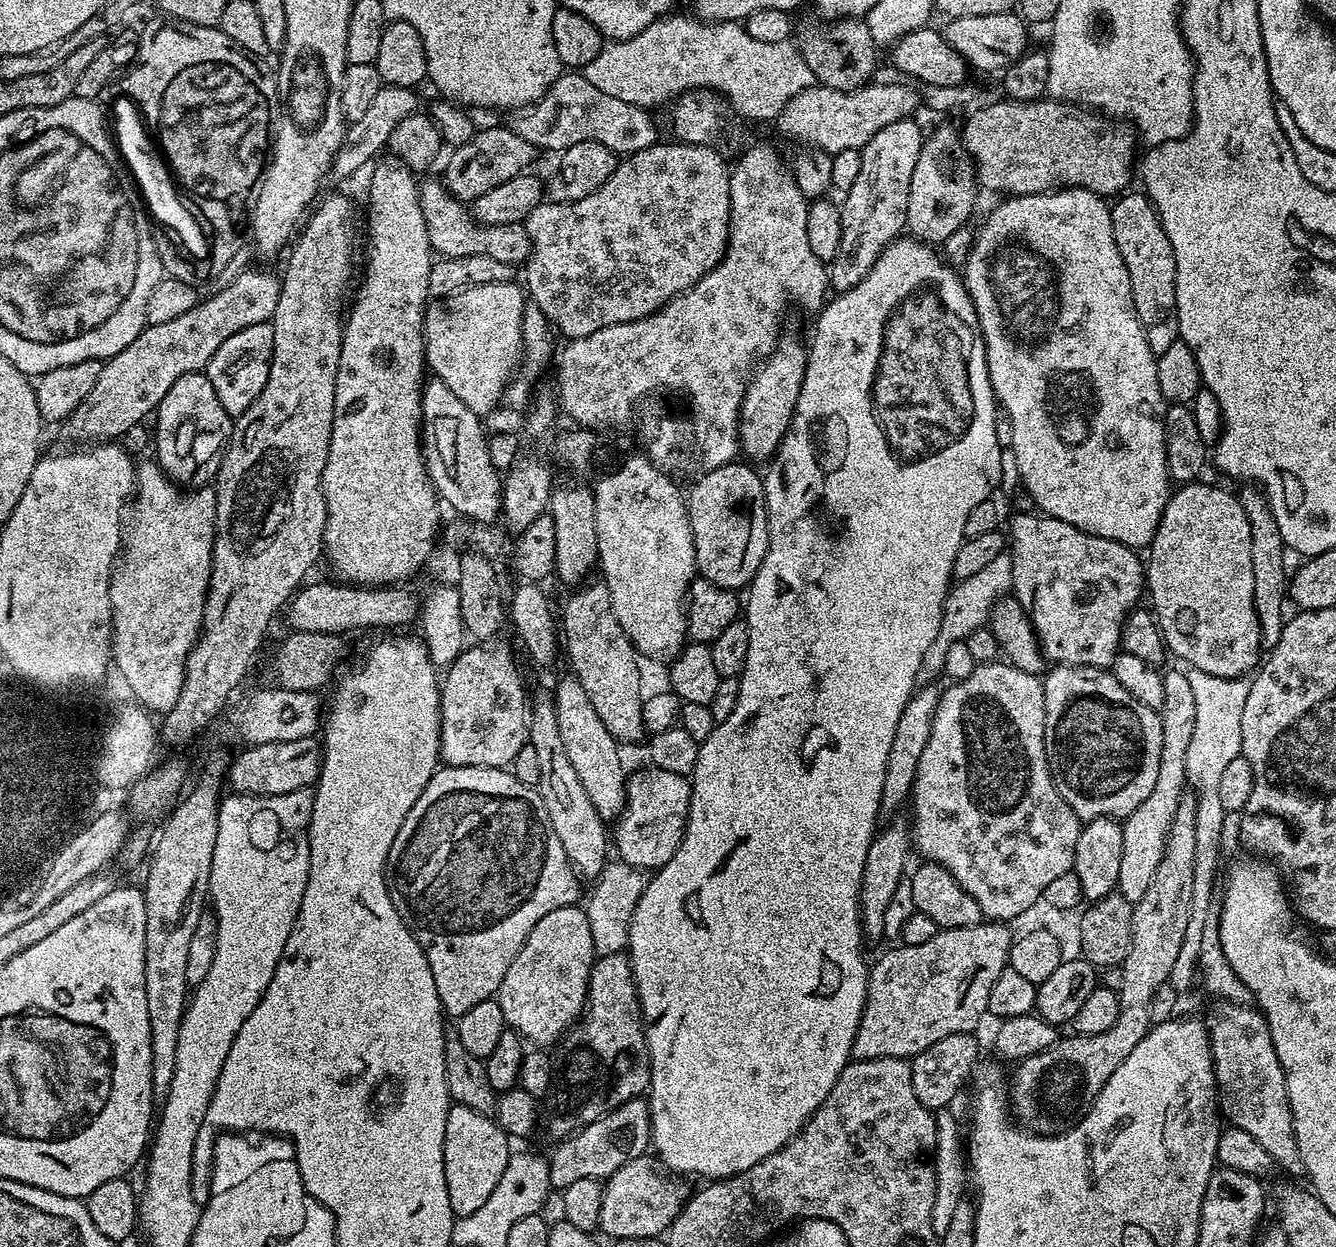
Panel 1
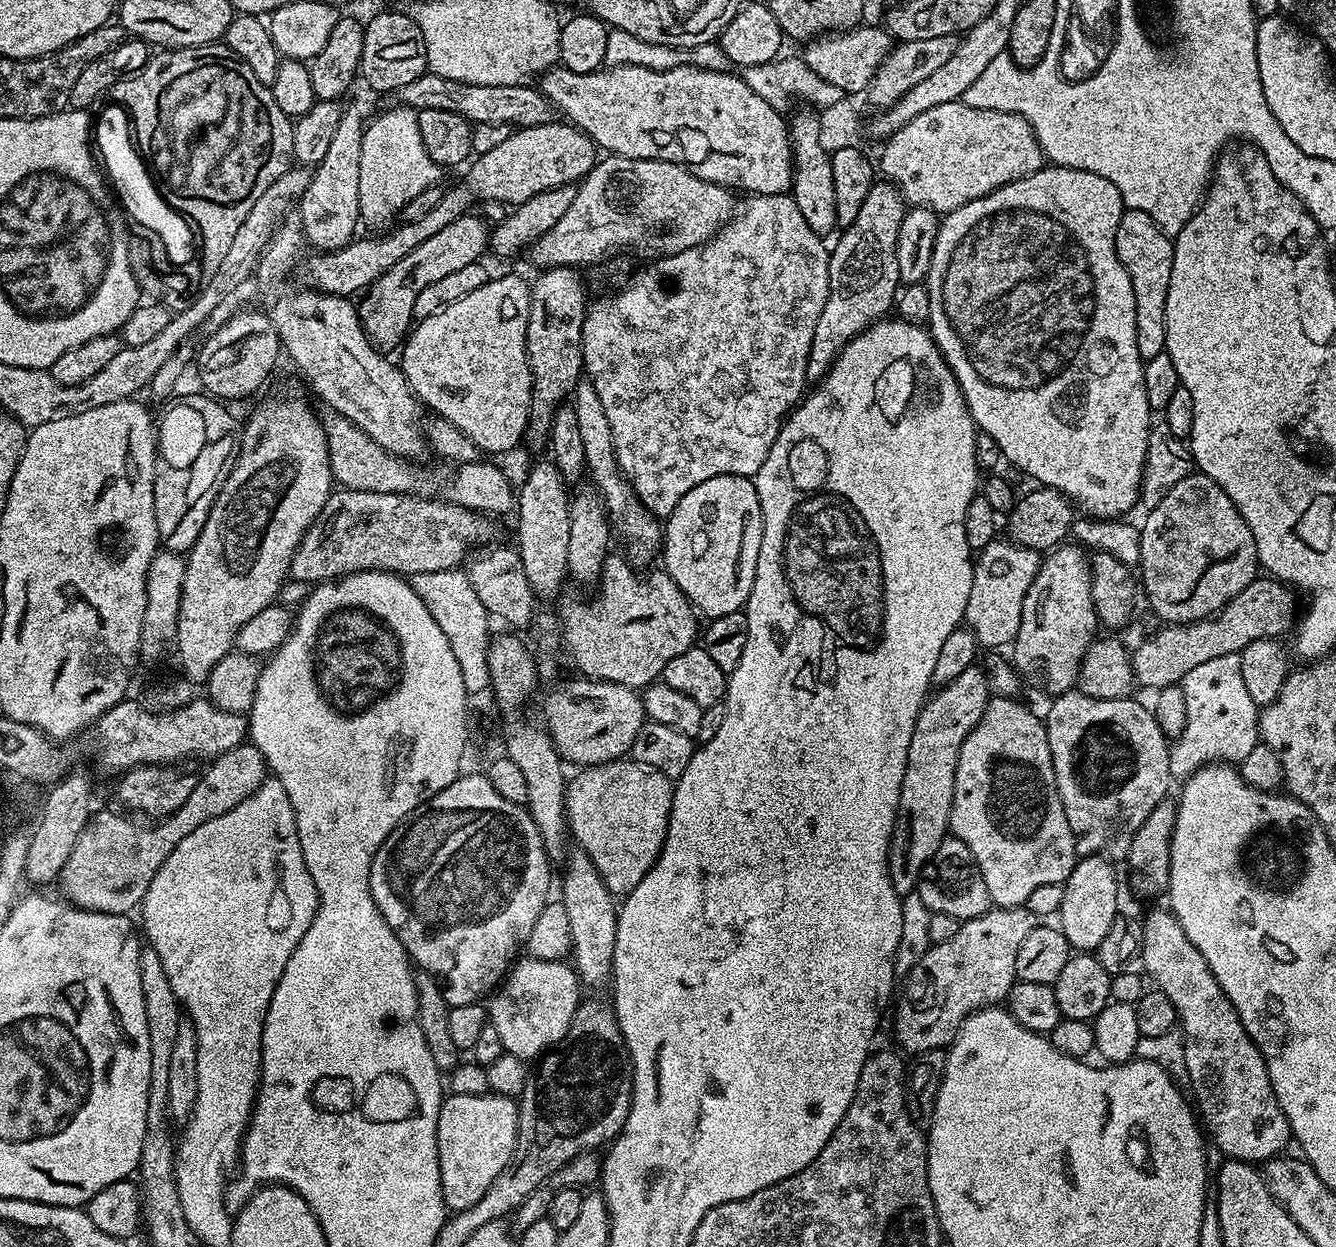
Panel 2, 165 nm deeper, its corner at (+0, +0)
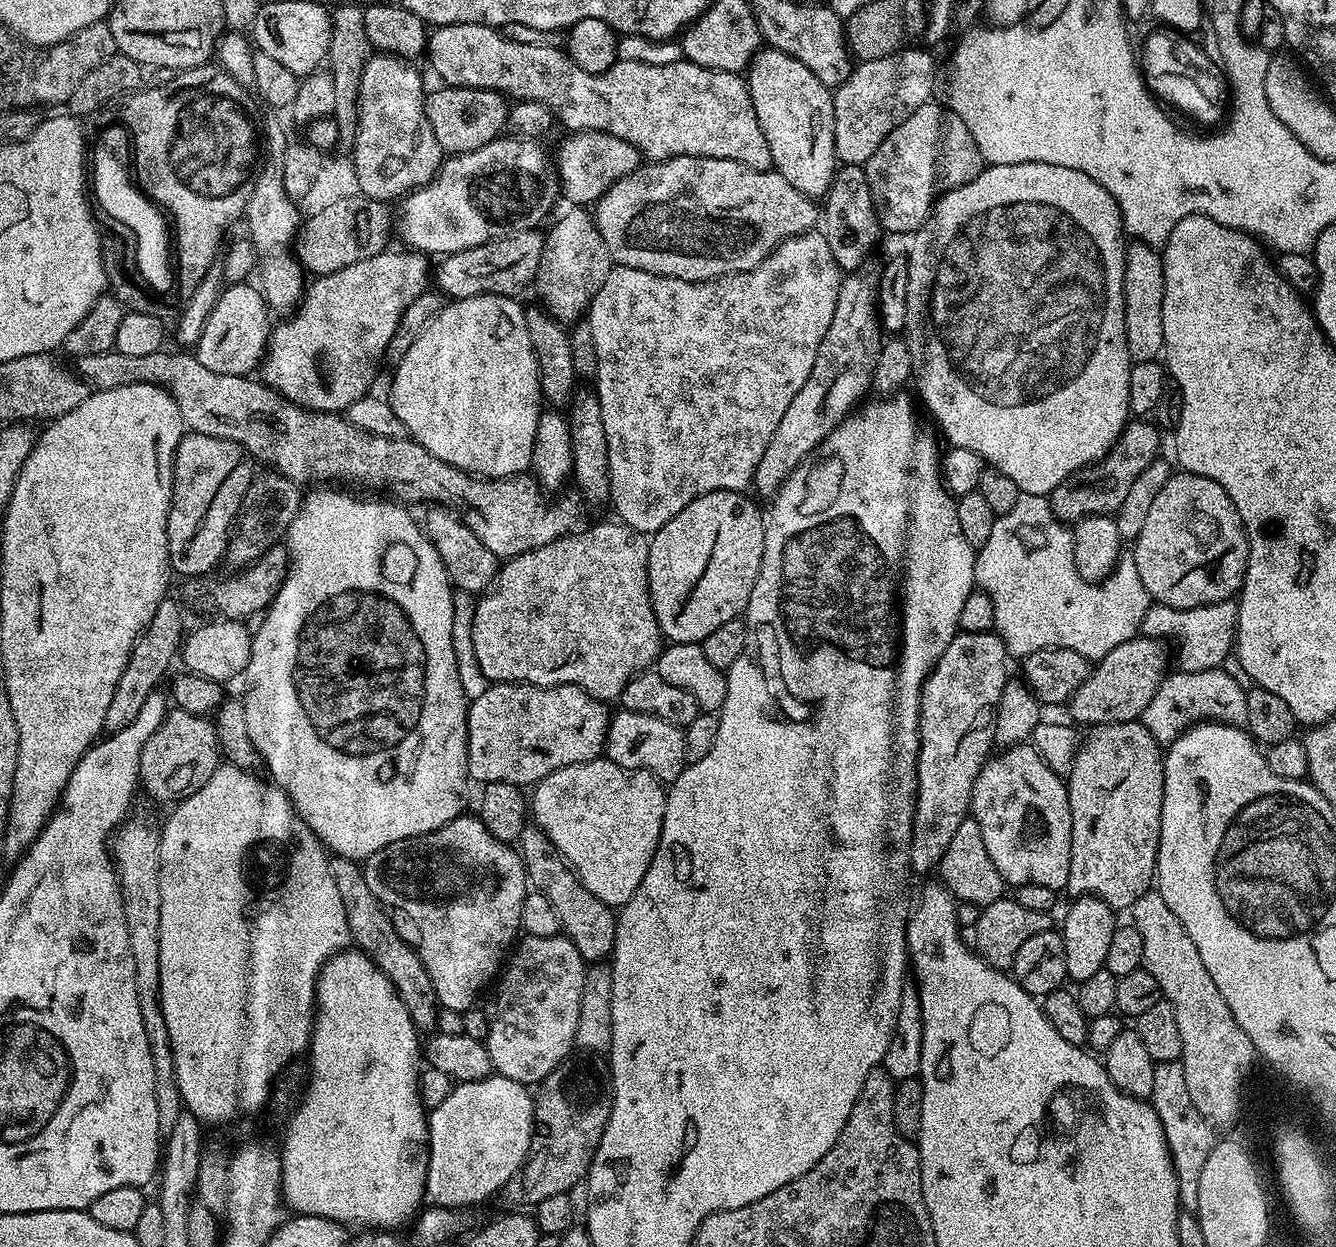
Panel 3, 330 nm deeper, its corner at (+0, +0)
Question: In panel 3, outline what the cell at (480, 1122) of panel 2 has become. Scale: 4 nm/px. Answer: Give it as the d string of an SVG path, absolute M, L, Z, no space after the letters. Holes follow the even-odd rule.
M493 1074L478 1082L457 1083L452 1093L441 1102L437 1108L427 1113L428 1117L428 1173L424 1183L424 1191L427 1199L437 1208L459 1208L468 1210L471 1204L480 1204L488 1200L492 1195L499 1193L512 1180L513 1176L524 1167L524 1161L528 1159L528 1151L532 1149L532 1133L534 1131L534 1099L527 1087L510 1078L499 1074Z

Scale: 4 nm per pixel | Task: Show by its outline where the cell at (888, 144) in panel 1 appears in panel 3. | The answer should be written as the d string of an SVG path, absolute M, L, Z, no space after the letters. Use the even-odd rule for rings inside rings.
M857 270L841 279L834 318L830 318L830 330L826 330L826 338L822 338L822 346L818 346L814 370L810 370L810 378L806 378L802 390L794 394L794 402L790 402L786 414L782 414L782 422L778 422L774 438L770 438L770 446L766 446L758 461L754 488L765 498L779 492L784 479L815 452L817 446L865 399L864 391L867 393L872 387L882 329L876 315L877 281L864 274Z

